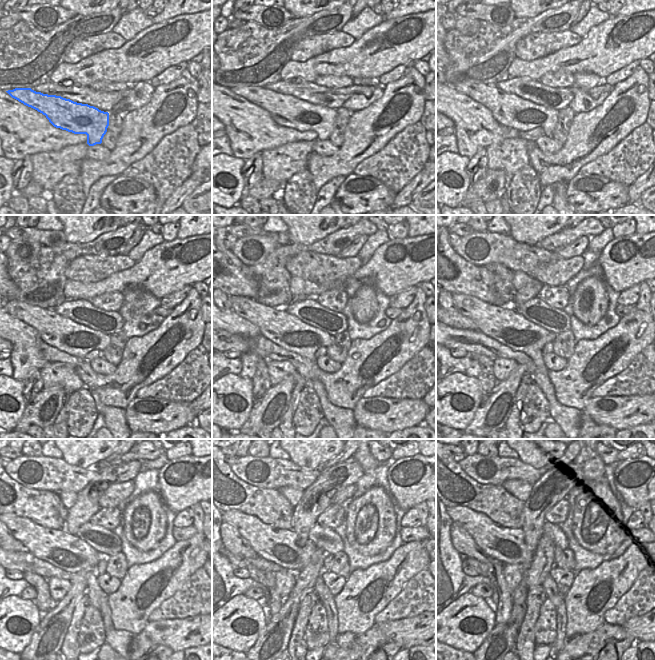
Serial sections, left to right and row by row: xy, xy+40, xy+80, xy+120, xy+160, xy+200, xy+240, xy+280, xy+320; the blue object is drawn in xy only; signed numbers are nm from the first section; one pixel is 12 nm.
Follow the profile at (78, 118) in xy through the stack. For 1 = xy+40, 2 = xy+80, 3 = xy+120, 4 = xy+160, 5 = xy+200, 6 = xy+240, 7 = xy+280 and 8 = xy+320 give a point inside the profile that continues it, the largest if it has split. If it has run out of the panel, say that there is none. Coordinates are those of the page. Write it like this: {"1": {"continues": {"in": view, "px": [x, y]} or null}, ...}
{"1": {"continues": {"in": "xy+40", "px": [288, 111]}}, "2": {"continues": {"in": "xy+80", "px": [509, 110]}}, "3": {"continues": {"in": "xy+120", "px": [58, 331]}}, "4": {"continues": {"in": "xy+160", "px": [287, 331]}}, "5": {"continues": {"in": "xy+200", "px": [508, 327]}}, "6": {"continues": {"in": "xy+240", "px": [61, 549]}}, "7": {"continues": {"in": "xy+280", "px": [278, 546]}}, "8": {"continues": {"in": "xy+320", "px": [508, 545]}}}

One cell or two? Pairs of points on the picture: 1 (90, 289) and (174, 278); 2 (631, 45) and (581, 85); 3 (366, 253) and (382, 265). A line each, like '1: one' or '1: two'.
1: one
2: two
3: two

